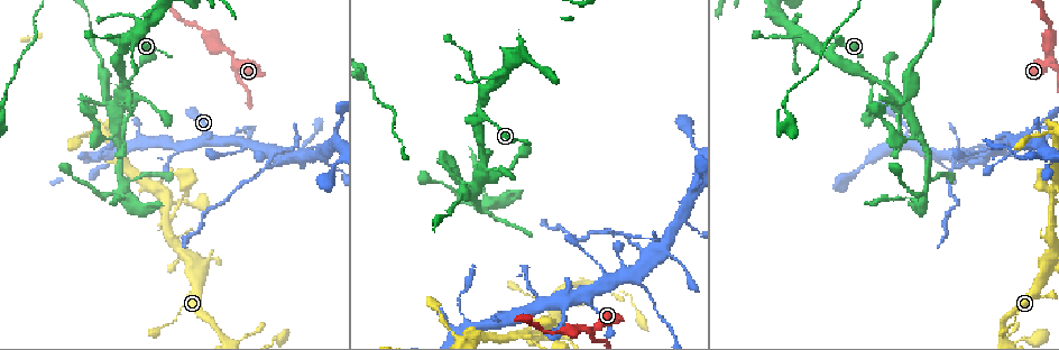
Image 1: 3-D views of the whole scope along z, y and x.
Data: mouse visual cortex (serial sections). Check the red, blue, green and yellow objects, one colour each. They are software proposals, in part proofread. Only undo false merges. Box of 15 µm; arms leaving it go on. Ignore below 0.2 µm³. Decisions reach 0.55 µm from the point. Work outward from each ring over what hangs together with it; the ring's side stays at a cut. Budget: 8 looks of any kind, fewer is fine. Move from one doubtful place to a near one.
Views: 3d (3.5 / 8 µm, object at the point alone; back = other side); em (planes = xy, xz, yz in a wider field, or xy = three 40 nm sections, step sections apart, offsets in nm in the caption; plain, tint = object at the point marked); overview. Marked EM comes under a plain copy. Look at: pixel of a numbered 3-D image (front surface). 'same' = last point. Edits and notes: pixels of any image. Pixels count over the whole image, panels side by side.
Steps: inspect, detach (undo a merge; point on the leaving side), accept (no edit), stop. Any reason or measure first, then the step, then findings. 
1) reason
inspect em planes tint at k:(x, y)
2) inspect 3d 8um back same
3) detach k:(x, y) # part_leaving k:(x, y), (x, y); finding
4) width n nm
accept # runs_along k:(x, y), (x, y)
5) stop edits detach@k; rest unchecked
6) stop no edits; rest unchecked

abrupt turn
inspect 3d 8um at 1:(466, 183)

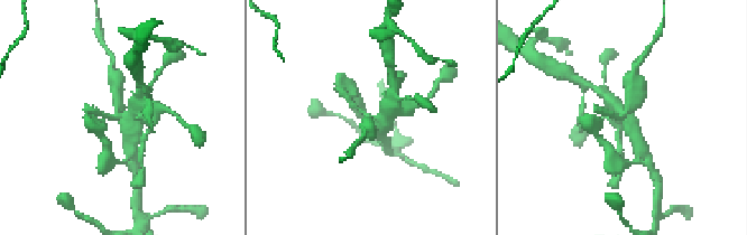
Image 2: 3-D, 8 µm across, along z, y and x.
zoom in
inspect 3d 3.5um at 2:(370, 114)

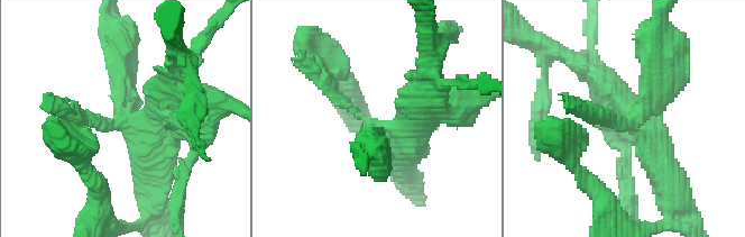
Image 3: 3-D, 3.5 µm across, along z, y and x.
inspect em planes tint at 3:(632, 116)

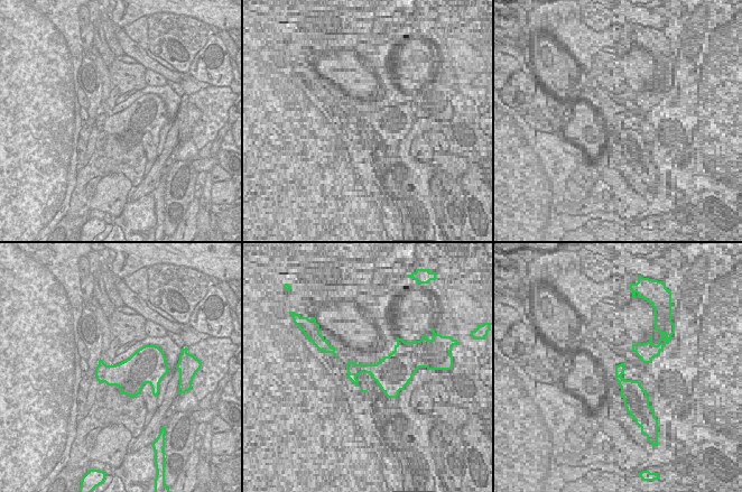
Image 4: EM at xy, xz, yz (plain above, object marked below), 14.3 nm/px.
detach 3:(662, 87) # part_leaving 3:(633, 116), (651, 91), (659, 26); two cells meet here

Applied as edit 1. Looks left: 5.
two arms in line, one across
inspect 3d 3.5um at 1:(590, 327)

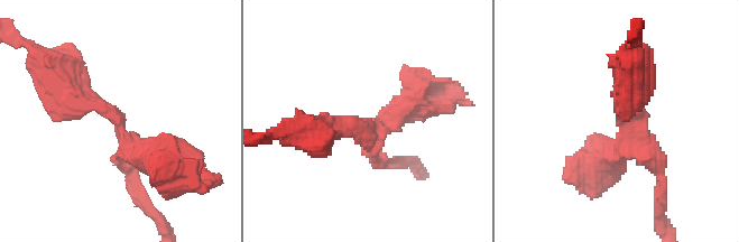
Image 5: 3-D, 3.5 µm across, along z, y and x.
arms 3; arm_widths 200, 250, 400 nm
inspect em xy step 3 tint at 5:(622, 125)

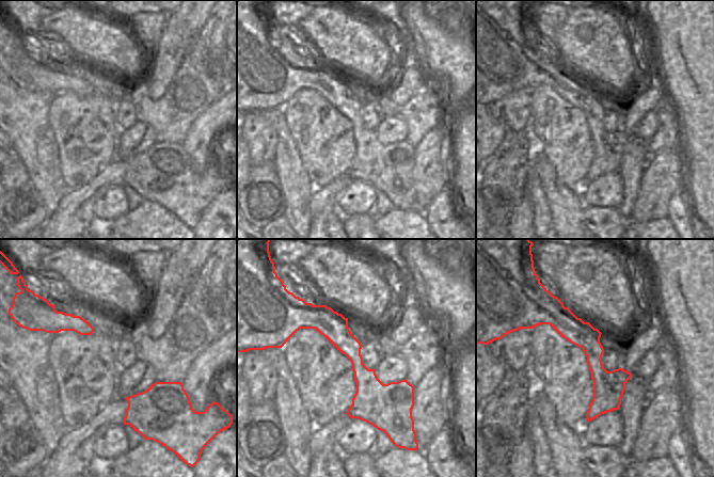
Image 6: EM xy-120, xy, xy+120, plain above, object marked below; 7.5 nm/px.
width 200 nm
accept # runs_along 6:(310, 306), (351, 348), (381, 425); all the same cell

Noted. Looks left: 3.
inspect overview

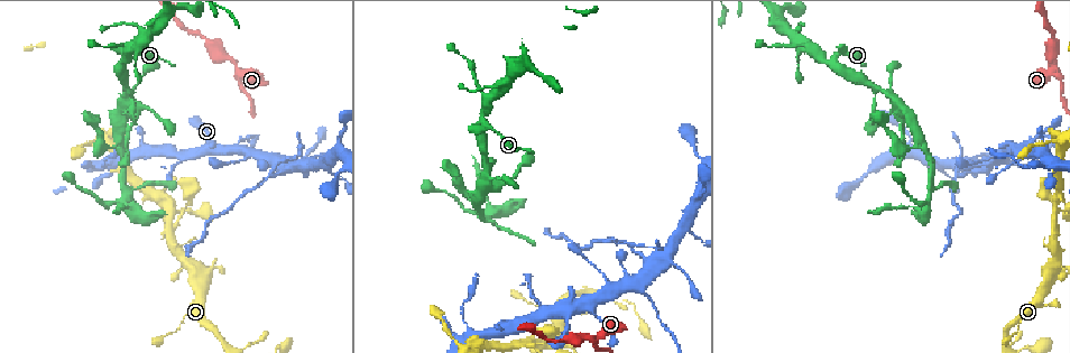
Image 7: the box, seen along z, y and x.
three-way junction
inspect 3d 3.5um at 7:(1001, 162)

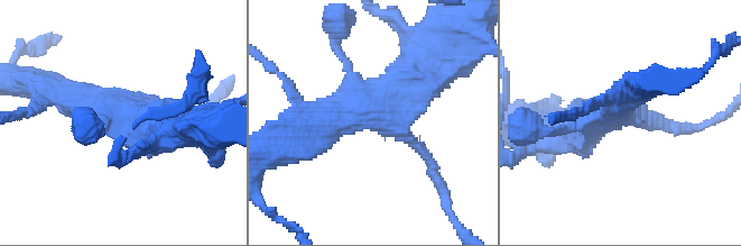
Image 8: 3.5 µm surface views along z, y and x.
inspect em xy step 2 tint at 8:(389, 118)

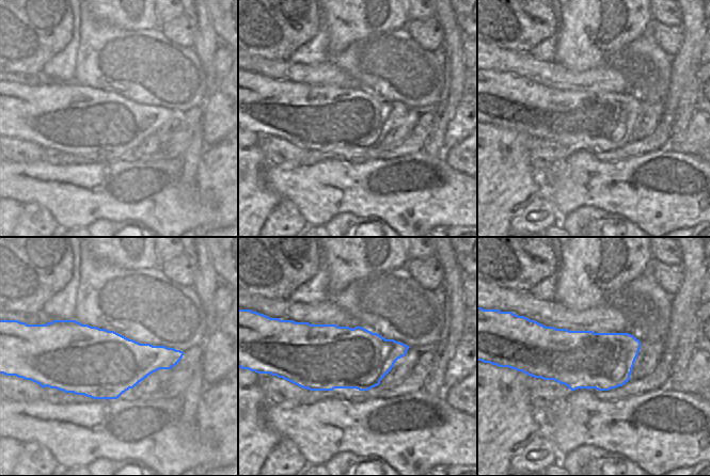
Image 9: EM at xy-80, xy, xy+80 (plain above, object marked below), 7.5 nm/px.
width 500 nm
accept # runs_along 8:(305, 134), (368, 110), (423, 58); continuous, no second cell

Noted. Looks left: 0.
stop edits detach@3; rest unchecked

